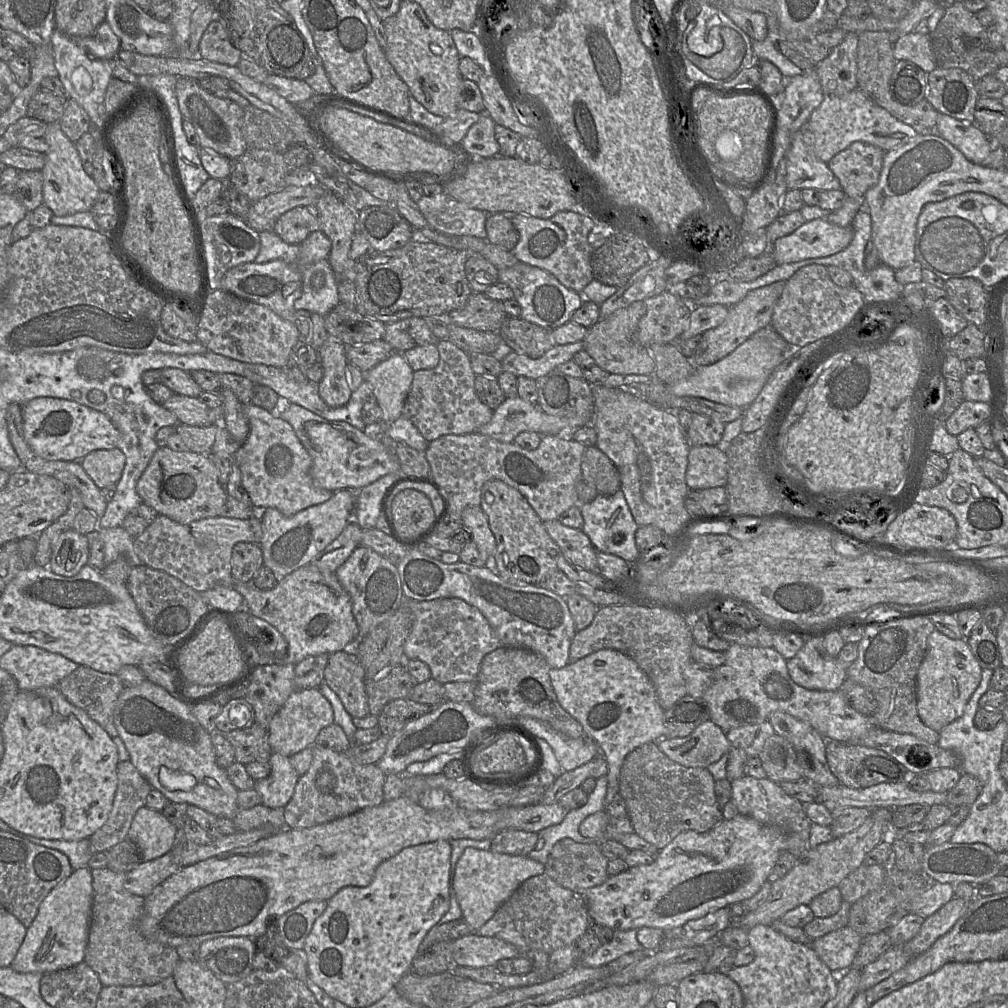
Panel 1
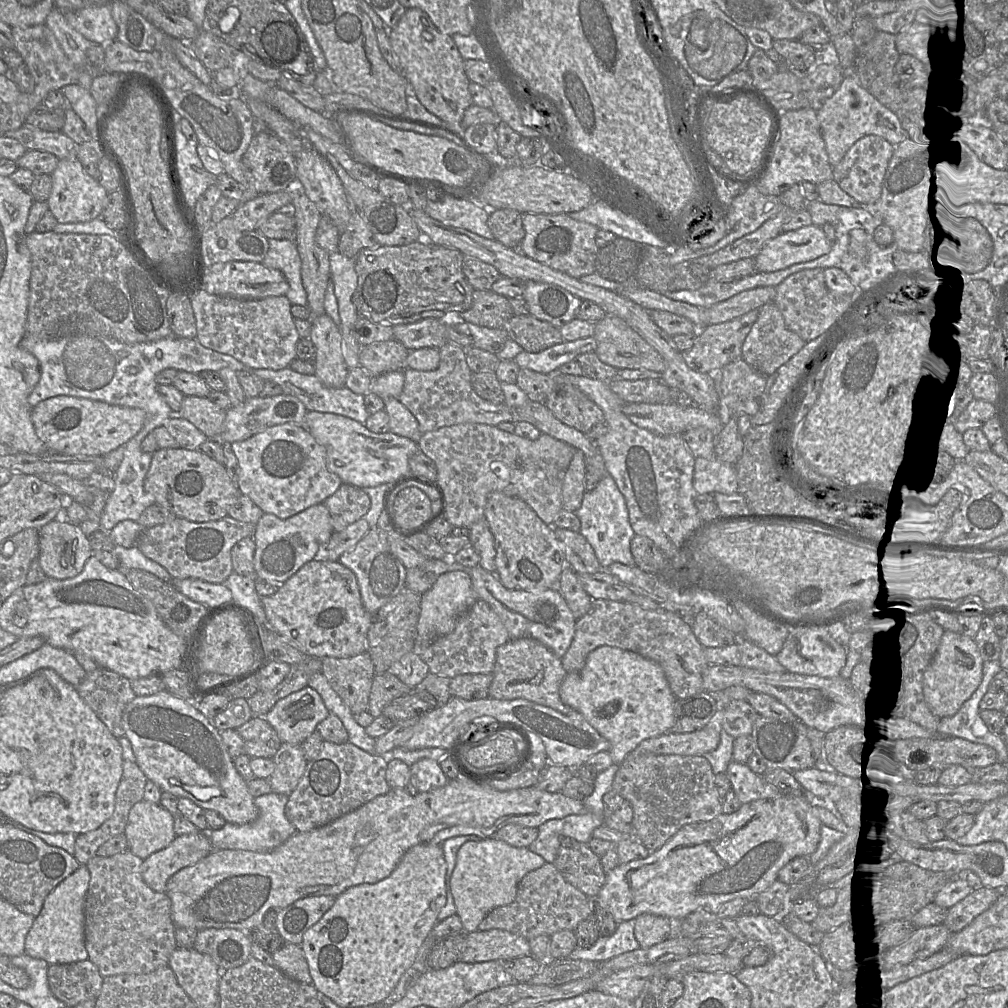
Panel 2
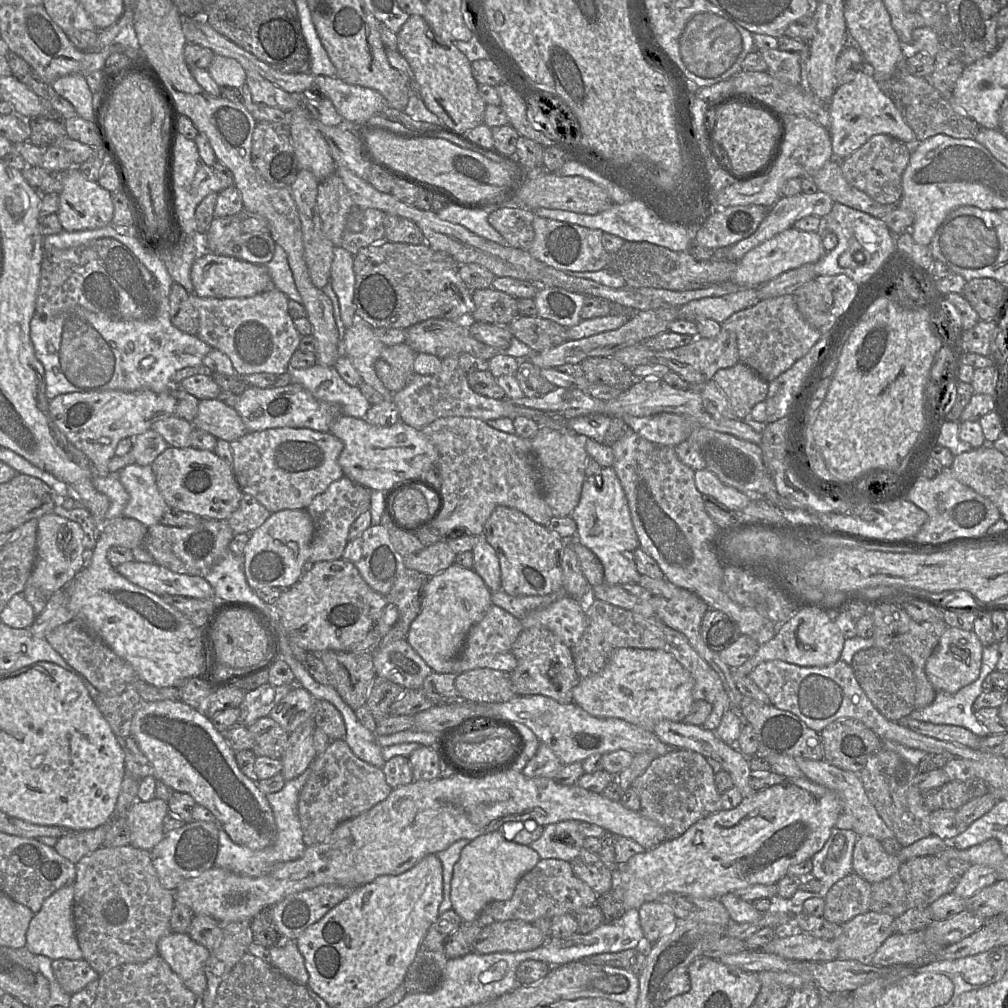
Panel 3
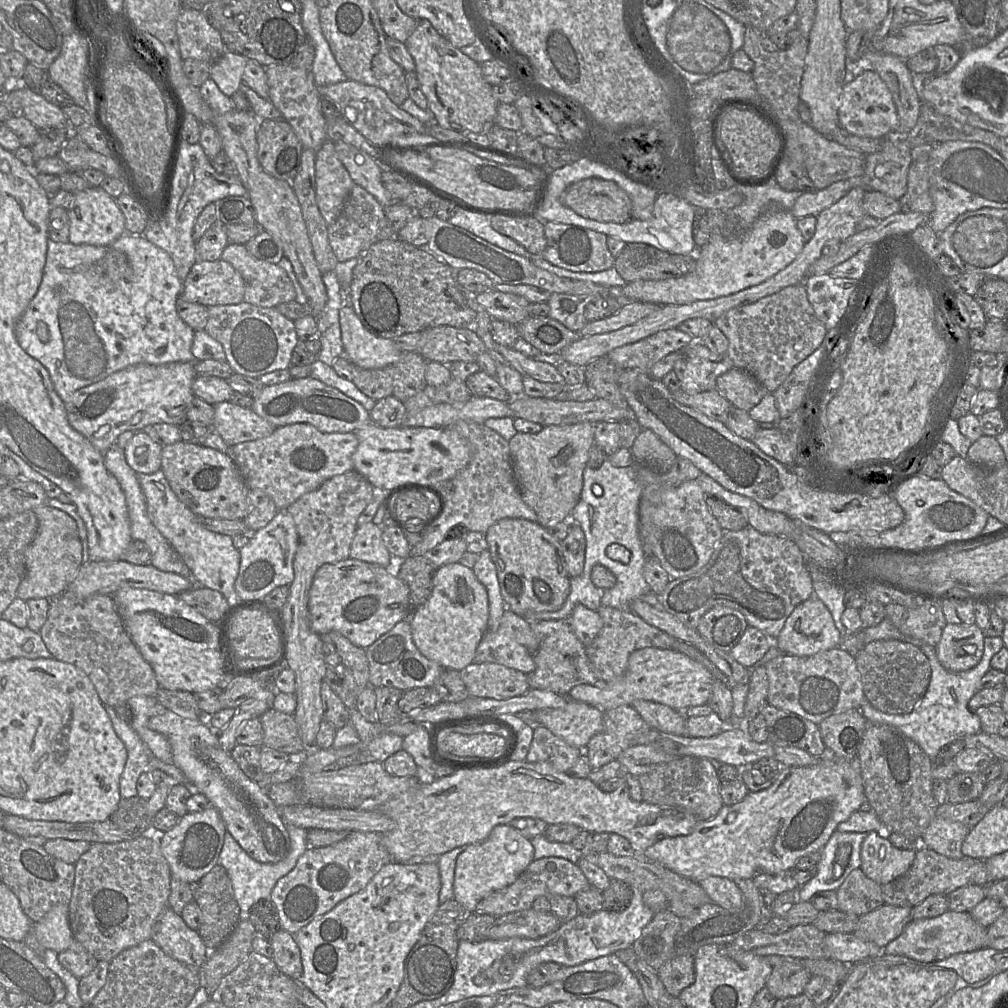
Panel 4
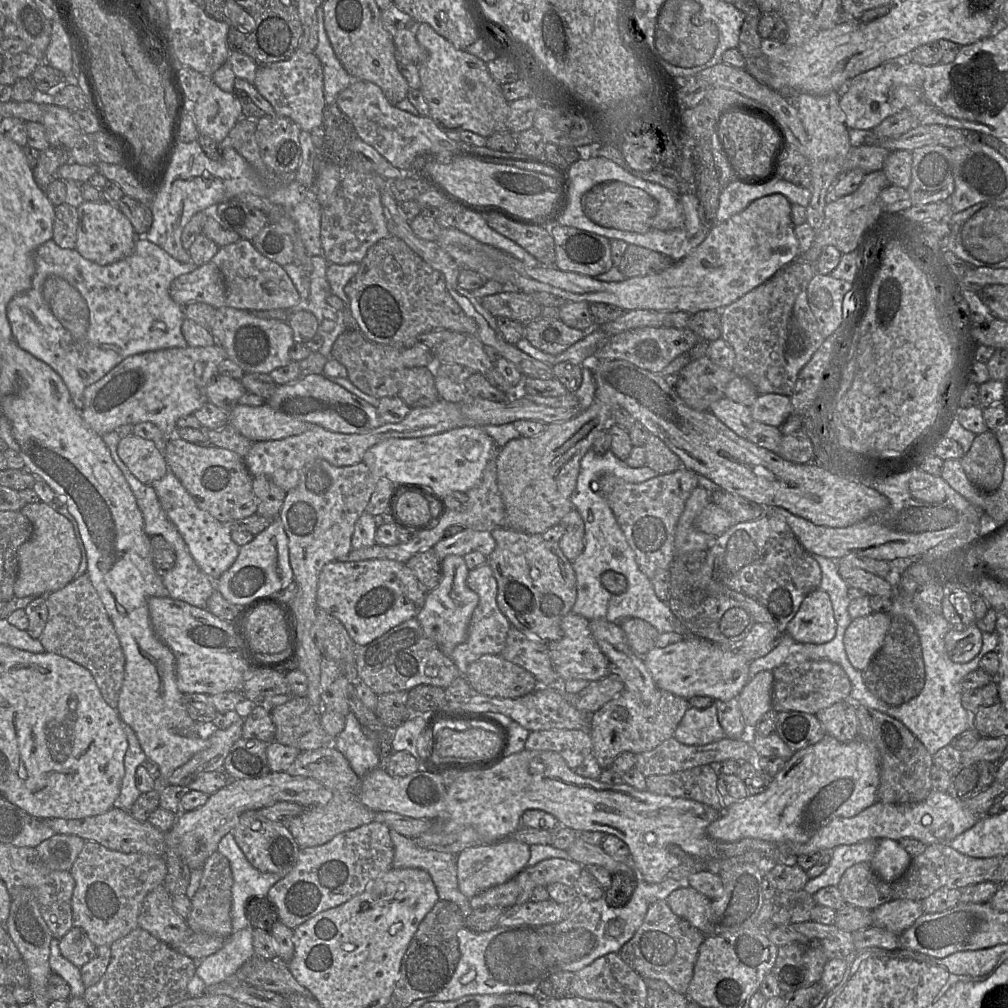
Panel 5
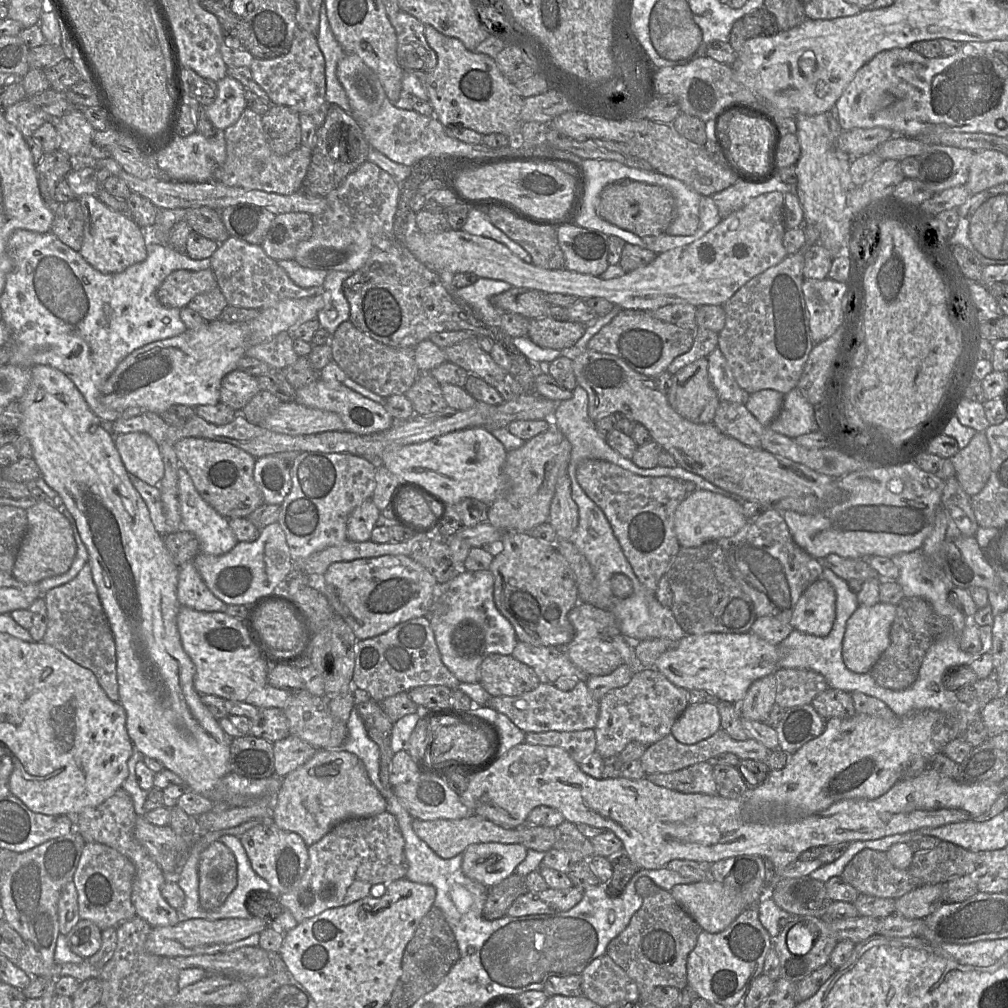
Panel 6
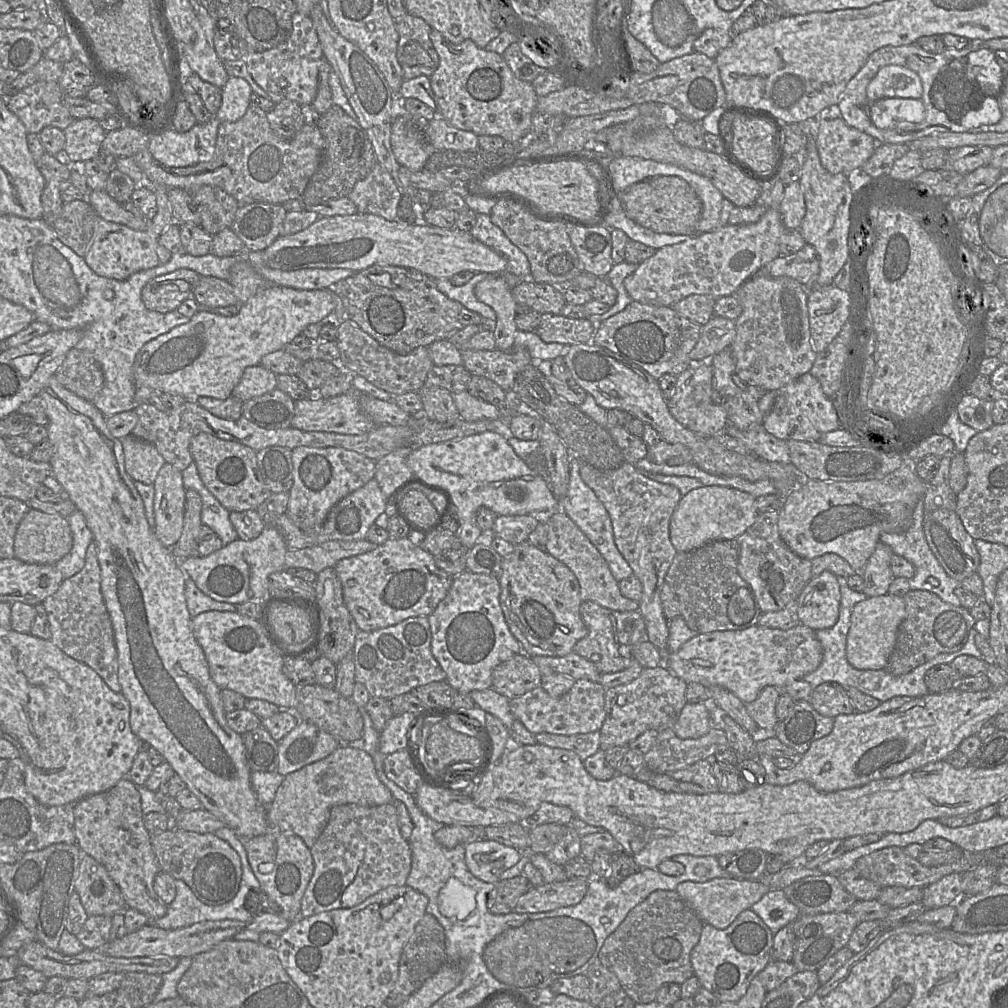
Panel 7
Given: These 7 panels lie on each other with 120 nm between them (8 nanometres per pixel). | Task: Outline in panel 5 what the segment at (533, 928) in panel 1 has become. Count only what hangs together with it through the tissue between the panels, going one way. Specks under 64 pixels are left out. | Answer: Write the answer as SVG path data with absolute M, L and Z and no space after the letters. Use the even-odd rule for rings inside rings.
M550 858L538 862L534 866L526 867L509 881L491 887L470 899L472 909L482 906L499 906L509 908L514 905L523 904L530 900L533 890L538 886L546 887L549 884L561 883L569 887L573 887L579 878L583 866L572 859L565 860L562 858Z

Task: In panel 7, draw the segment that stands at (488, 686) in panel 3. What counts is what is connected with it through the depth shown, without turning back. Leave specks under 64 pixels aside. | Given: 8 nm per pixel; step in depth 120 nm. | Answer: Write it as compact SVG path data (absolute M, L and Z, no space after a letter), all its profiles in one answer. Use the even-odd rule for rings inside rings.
M521 652L498 664L492 672L492 687L513 699L540 686L541 672L532 658Z

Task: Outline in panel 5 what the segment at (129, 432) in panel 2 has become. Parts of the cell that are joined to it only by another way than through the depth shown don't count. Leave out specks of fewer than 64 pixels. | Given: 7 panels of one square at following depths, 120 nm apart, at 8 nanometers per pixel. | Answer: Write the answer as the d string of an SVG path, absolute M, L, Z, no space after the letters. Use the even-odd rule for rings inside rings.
M217 343L208 347L187 346L129 356L84 390L81 416L100 436L123 425L152 422L162 431L167 443L176 433L177 421L208 402L207 385L218 374L218 365L226 358L226 351Z

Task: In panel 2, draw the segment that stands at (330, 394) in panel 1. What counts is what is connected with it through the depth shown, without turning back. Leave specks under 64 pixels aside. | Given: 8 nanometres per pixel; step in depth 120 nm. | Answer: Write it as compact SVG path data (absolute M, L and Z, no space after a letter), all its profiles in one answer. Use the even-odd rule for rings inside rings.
M326 313L311 320L309 339L315 346L315 375L329 388L345 386L348 368L343 356L343 338Z

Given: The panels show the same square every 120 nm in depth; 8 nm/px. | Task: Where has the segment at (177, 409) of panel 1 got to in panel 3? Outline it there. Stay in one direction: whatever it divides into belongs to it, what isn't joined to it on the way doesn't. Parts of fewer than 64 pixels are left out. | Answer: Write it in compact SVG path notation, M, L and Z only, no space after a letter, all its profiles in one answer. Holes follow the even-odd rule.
M217 398L199 401L198 413L193 425L229 443L248 433L236 409Z

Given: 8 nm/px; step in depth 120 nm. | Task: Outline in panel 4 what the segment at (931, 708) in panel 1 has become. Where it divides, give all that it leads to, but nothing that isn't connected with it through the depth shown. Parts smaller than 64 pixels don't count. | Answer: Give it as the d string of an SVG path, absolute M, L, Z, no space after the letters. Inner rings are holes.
M947 623L936 646L937 658L951 672L967 671L980 662L984 638L976 623L967 627Z

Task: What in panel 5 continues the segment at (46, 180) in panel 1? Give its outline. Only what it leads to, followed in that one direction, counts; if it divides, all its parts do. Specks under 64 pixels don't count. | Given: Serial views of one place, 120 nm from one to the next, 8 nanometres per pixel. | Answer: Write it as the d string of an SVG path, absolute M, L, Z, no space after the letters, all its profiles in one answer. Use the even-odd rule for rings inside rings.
M83 201L77 207L78 228L75 249L85 259L99 265L109 265L129 256L135 247L137 235L129 219L115 203Z

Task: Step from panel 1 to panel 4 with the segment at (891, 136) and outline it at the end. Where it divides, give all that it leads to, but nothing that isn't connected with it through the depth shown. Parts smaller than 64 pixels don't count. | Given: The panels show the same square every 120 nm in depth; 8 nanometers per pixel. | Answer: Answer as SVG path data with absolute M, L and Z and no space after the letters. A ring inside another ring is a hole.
M862 67L856 77L844 84L838 109L839 124L849 133L867 138L883 138L897 130L899 117L892 94L880 76Z

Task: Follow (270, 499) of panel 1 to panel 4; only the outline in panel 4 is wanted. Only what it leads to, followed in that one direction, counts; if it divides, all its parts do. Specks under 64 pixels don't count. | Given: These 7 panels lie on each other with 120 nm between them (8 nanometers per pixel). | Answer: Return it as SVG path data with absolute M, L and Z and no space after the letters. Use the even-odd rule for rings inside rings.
M295 423L276 428L267 437L231 446L230 455L249 489L265 492L280 510L326 480L353 470L352 456L358 444L355 432L323 433L311 424Z

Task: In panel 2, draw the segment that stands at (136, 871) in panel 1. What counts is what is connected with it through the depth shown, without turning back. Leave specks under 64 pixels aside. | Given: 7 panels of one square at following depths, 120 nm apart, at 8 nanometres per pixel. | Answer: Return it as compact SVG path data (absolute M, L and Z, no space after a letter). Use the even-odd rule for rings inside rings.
M209 832L176 836L165 848L151 854L141 865L144 882L156 892L165 892L169 878L192 866L213 851Z

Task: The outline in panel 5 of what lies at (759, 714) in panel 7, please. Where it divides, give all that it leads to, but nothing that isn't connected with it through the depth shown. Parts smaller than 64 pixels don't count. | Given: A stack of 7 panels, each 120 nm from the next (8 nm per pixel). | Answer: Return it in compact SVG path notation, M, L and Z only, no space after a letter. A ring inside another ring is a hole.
M764 670L750 678L737 696L741 716L747 729L753 729L772 708L773 672Z

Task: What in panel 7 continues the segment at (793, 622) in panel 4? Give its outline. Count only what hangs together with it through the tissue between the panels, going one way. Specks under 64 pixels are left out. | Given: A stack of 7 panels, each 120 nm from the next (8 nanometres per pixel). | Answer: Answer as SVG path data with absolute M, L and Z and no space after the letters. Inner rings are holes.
M823 571L805 585L797 598L800 623L814 631L833 627L839 619L840 601L837 576Z

